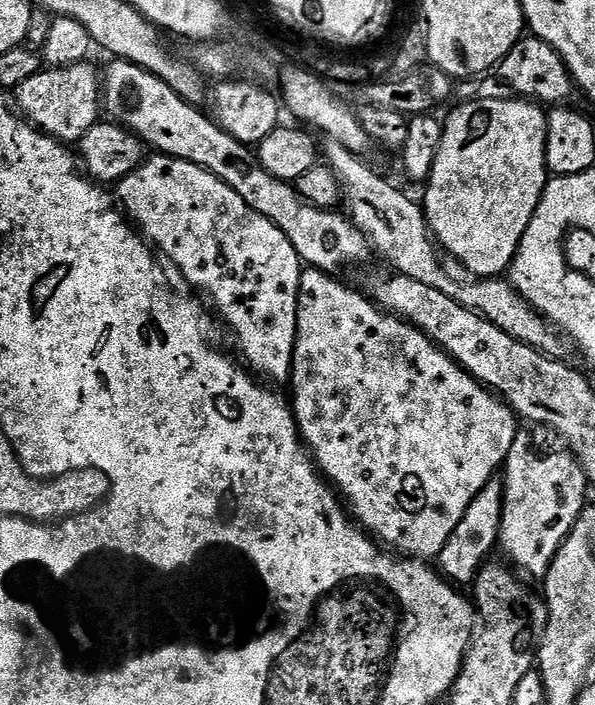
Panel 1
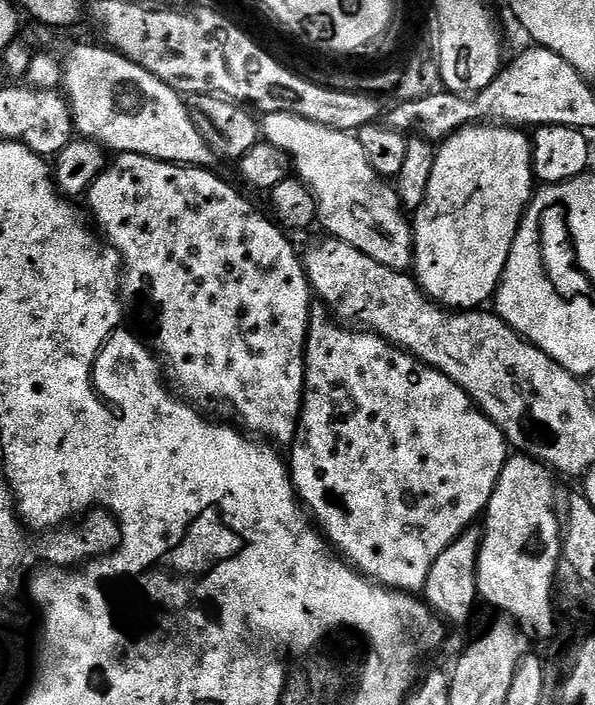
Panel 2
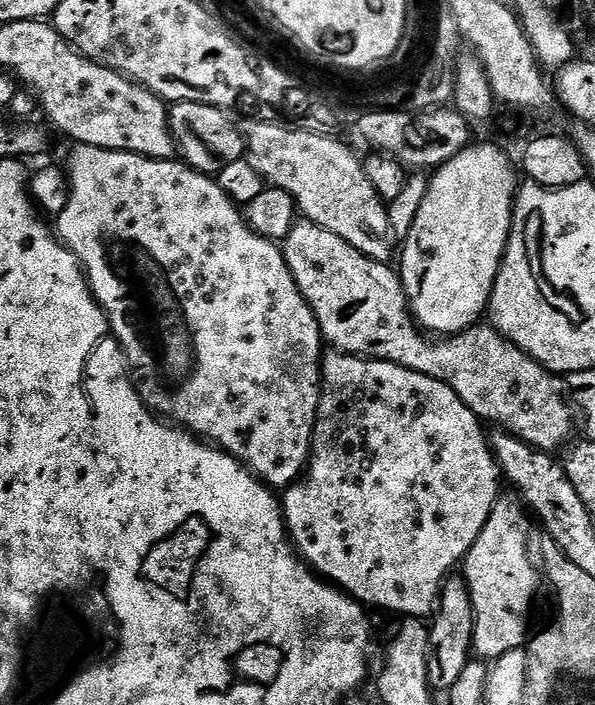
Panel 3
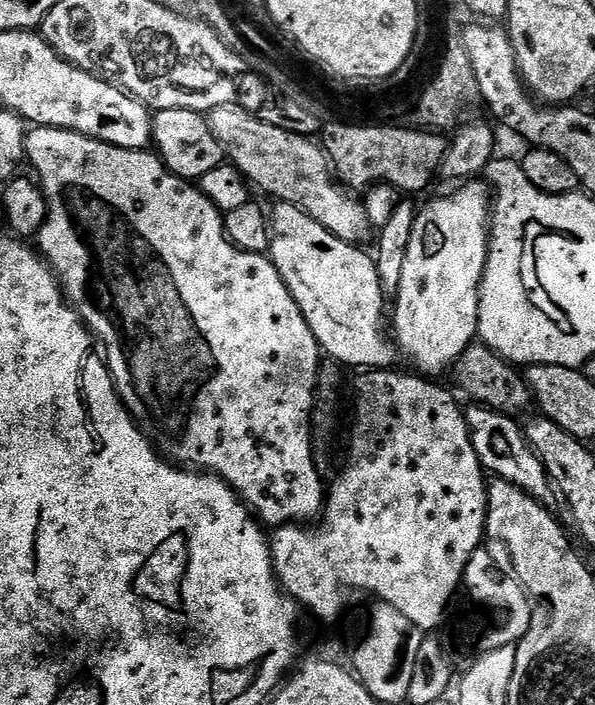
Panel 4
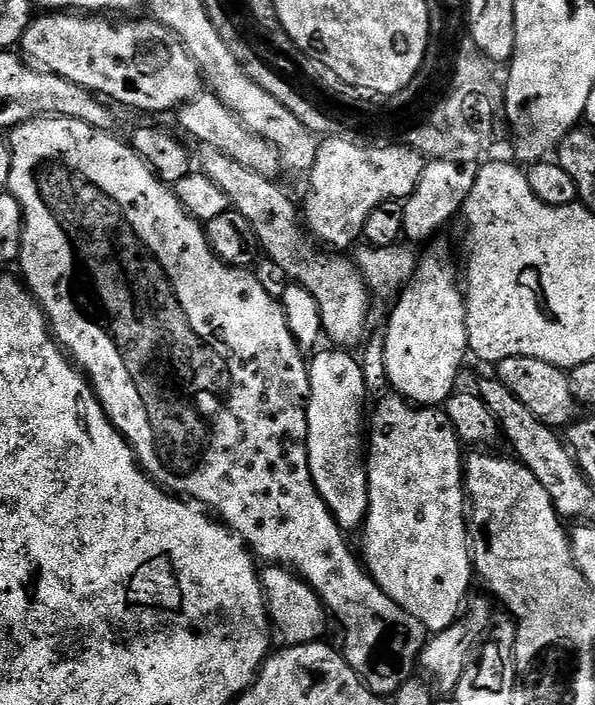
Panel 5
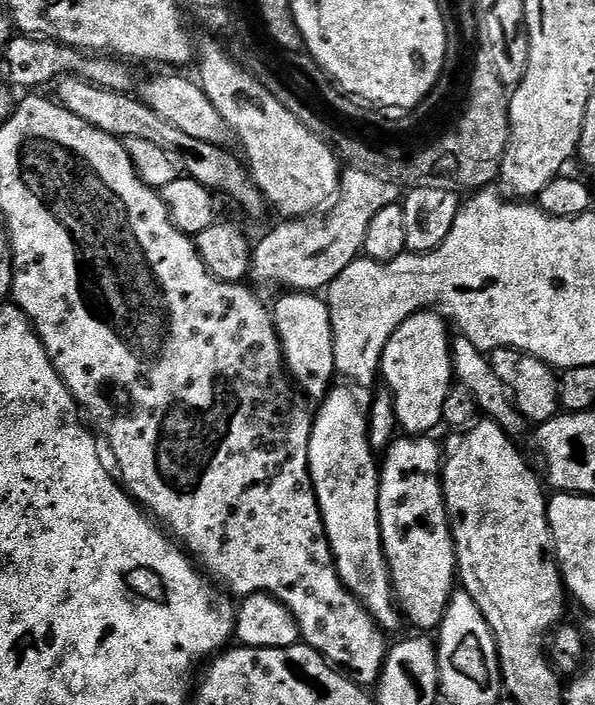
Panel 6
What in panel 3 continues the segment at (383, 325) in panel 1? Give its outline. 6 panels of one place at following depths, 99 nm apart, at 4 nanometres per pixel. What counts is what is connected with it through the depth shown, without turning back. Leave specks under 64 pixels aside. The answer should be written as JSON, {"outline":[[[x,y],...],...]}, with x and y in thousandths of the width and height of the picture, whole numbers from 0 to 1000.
{"outline":[[[570,496],[553,501],[553,505],[550,501],[543,506],[538,519],[538,574],[524,611],[524,643],[518,645],[518,662],[506,679],[474,698],[477,745],[484,749],[503,793],[550,827],[573,840],[583,840],[593,851],[627,864],[647,862],[652,868],[667,868],[672,877],[724,875],[739,850],[739,835],[748,823],[761,816],[765,806],[760,804],[765,800],[768,804],[787,787],[803,757],[810,757],[810,746],[817,746],[817,735],[824,735],[827,721],[844,698],[844,671],[829,647],[822,614],[813,614],[815,603],[807,591],[795,587],[790,576],[783,576],[783,570],[776,570],[776,565],[770,565],[770,559],[750,548],[750,542],[736,542],[716,530],[669,519],[654,511],[588,505]]]}

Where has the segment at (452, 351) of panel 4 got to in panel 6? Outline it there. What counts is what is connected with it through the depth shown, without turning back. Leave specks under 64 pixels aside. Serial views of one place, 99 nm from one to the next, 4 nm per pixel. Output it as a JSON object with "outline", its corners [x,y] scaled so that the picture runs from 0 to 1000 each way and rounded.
{"outline":[[[731,440],[699,443],[649,485],[645,501],[639,504],[639,528],[642,539],[662,566],[661,580],[666,583],[666,600],[674,609],[681,607],[687,620],[726,616],[733,606],[741,606],[745,597],[745,572],[750,570],[753,556],[763,546],[763,529],[760,525],[760,498],[755,461],[748,450]]]}

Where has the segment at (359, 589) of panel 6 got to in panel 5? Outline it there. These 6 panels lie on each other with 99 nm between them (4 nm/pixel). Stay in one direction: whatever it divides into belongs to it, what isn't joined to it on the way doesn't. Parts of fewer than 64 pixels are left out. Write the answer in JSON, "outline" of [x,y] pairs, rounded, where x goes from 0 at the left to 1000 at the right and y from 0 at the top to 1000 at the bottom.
{"outline":[[[575,494],[536,495],[519,509],[521,565],[516,576],[516,647],[523,681],[548,712],[558,730],[582,755],[603,750],[618,730],[620,675],[615,654],[615,610],[608,607],[608,593],[615,590],[612,573],[618,569],[612,528],[607,512]]]}

